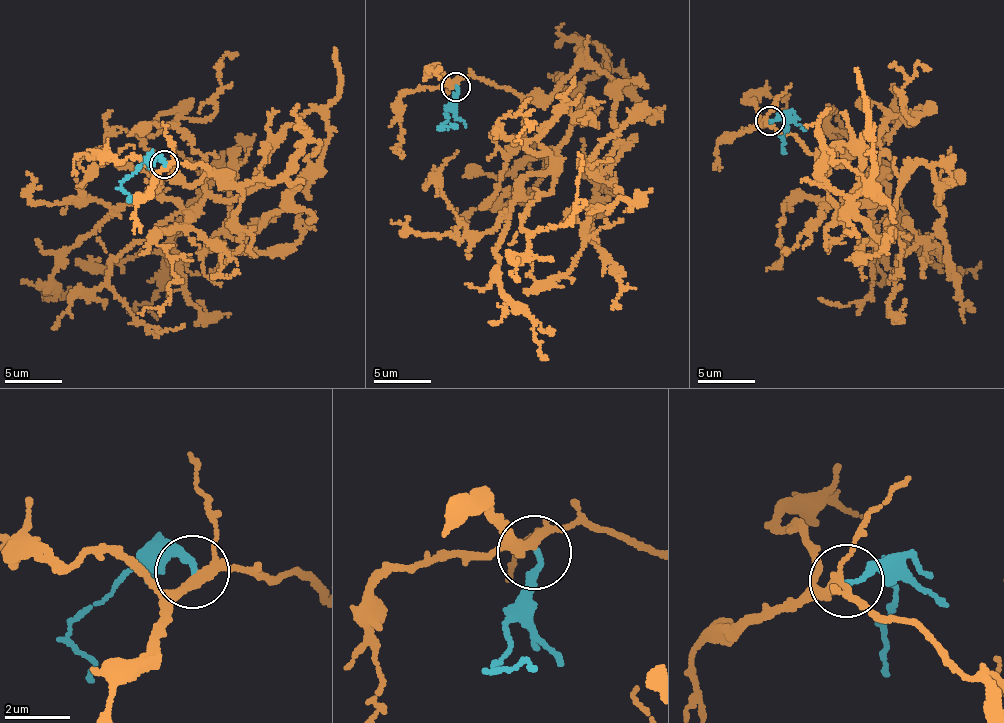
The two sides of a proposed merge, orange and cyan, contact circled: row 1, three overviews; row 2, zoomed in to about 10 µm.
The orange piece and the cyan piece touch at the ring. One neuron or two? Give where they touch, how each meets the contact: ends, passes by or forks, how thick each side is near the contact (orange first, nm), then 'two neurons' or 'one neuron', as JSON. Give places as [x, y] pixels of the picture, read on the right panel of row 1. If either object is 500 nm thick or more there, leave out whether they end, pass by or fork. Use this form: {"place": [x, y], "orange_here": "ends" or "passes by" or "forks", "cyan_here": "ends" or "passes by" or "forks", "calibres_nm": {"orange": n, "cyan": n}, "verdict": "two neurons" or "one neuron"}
{"place": [770, 121], "orange_here": "forks", "cyan_here": "ends", "calibres_nm": {"orange": 240, "cyan": 180}, "verdict": "one neuron"}

